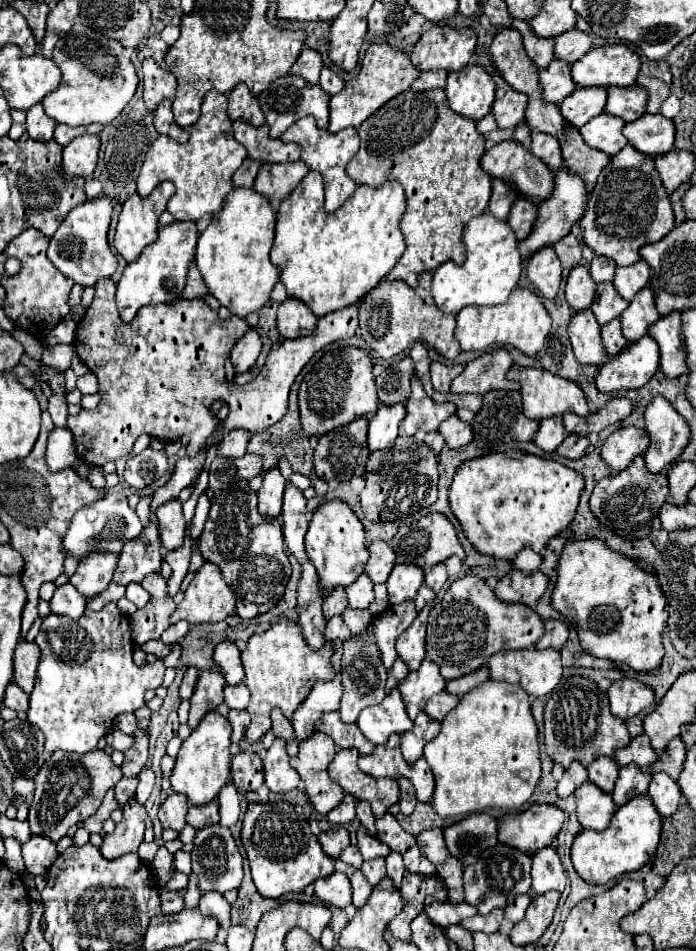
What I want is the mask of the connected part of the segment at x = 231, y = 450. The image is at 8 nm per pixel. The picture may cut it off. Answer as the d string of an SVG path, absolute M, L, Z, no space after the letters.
M232 430L228 434L228 438L224 438L224 442L220 442L218 446L218 456L226 456L226 458L240 458L246 454L246 446L248 446L248 438L250 434L244 430Z

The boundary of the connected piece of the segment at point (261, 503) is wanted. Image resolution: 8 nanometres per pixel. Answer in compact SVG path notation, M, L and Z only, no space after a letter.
M278 468L266 472L262 488L258 490L258 512L264 518L278 518L282 512L282 494L286 480Z

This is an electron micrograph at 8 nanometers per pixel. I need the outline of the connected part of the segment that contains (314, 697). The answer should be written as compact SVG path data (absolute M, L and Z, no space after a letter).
M334 644L332 654L332 666L336 670L336 678L330 682L320 682L312 688L308 698L300 704L300 708L292 716L292 726L296 732L296 738L302 742L306 736L314 734L314 724L322 718L326 712L334 712L340 706L342 698L342 684L340 684L340 660L342 660L342 648Z

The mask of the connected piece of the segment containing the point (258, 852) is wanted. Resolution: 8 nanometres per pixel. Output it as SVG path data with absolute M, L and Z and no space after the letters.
M288 802L250 804L244 816L242 844L248 854L252 880L264 898L278 900L286 894L300 894L314 880L334 872L334 860L324 854L308 822L300 820Z

